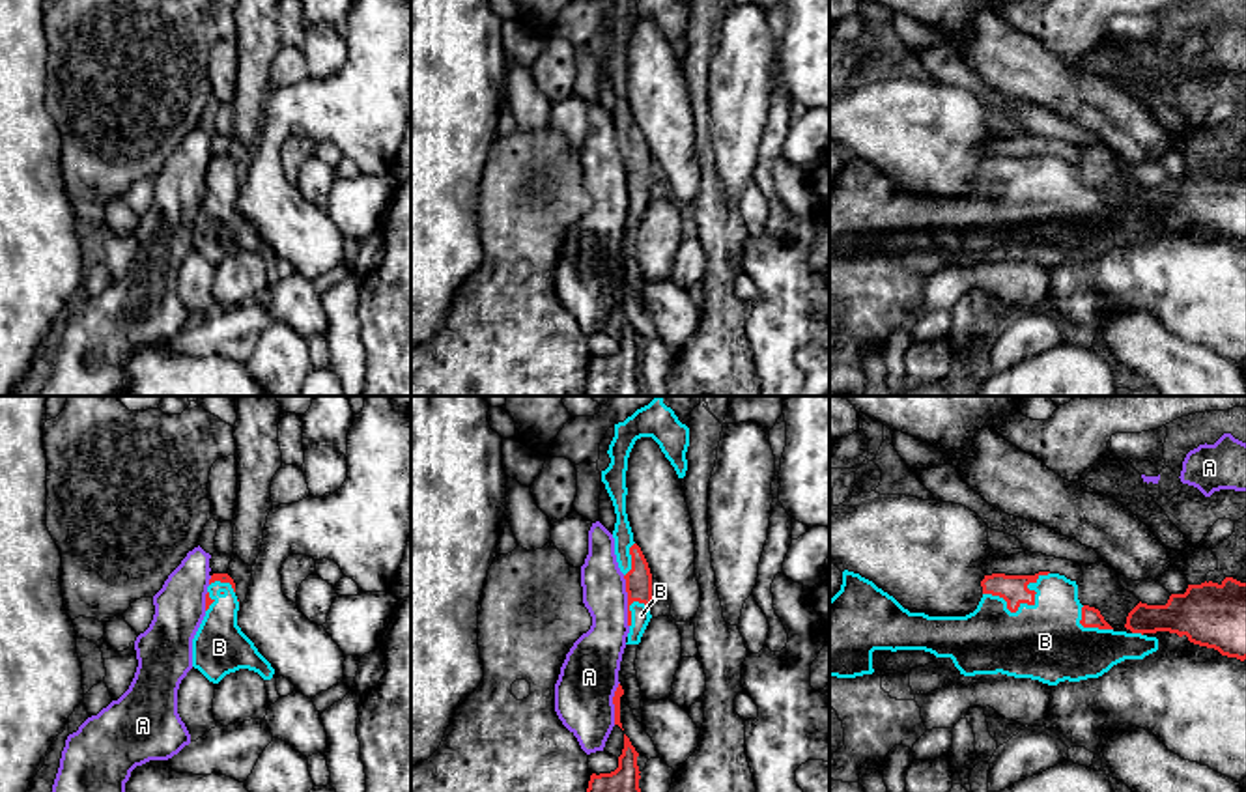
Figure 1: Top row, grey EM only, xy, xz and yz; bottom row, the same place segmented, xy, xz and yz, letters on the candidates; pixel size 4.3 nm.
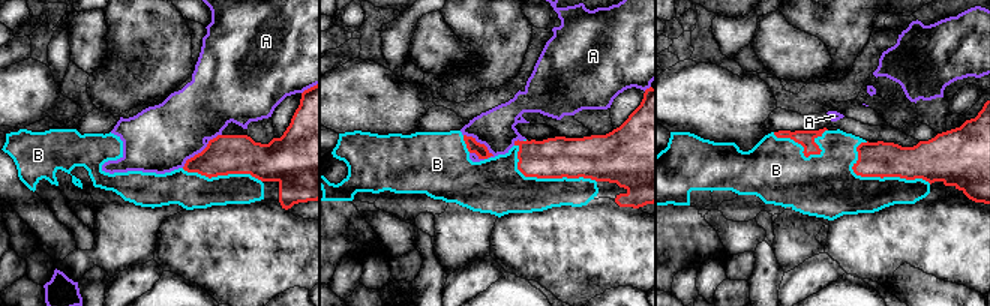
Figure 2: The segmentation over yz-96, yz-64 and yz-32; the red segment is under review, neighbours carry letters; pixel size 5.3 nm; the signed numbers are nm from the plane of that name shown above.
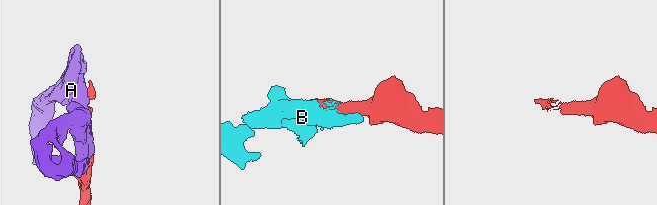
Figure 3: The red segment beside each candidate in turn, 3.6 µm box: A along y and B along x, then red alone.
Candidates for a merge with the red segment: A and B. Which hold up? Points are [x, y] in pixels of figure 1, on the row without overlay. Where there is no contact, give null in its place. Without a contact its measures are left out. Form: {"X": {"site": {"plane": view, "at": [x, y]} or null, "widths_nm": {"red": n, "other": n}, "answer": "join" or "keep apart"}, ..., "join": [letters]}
{"A": {"site": {"plane": "xz", "at": [628, 183]}, "widths_nm": {"red": 110, "other": 200}, "answer": "keep apart"}, "B": {"site": {"plane": "yz", "at": [1026, 183]}, "widths_nm": {"red": 120, "other": 340}, "answer": "join"}, "join": ["B"]}

